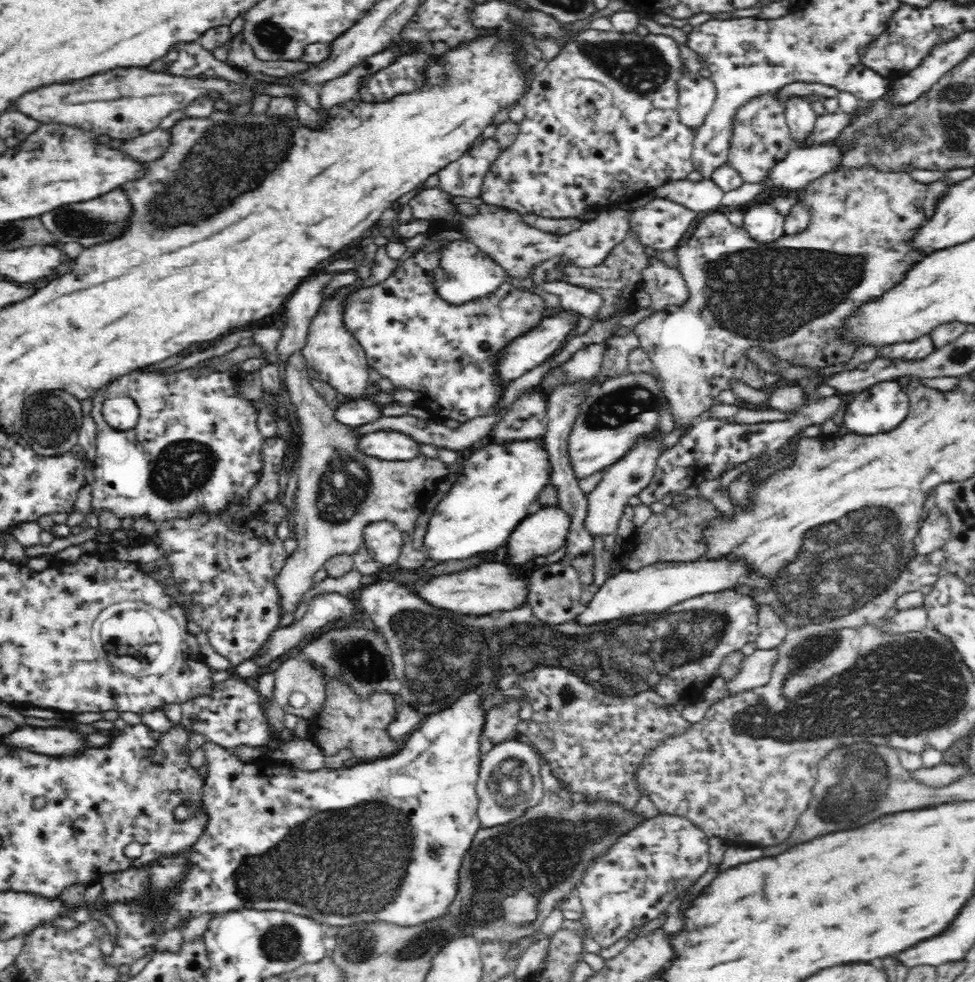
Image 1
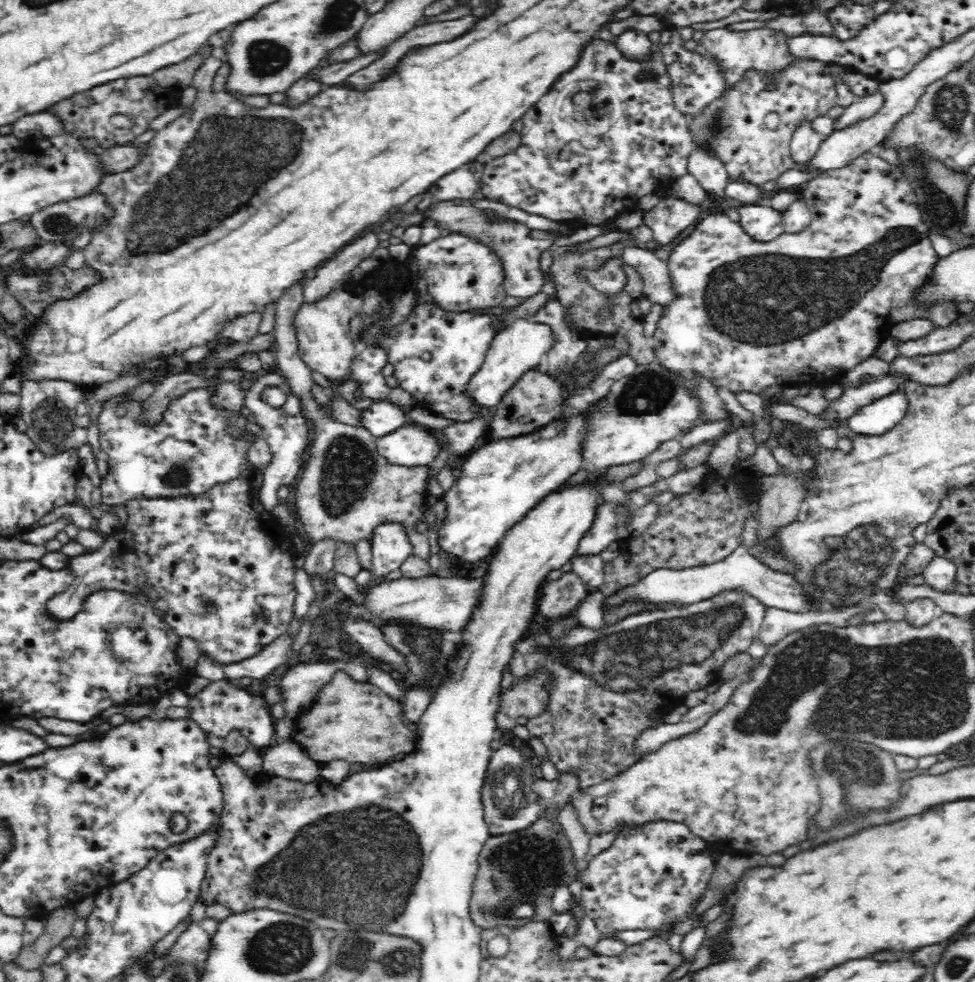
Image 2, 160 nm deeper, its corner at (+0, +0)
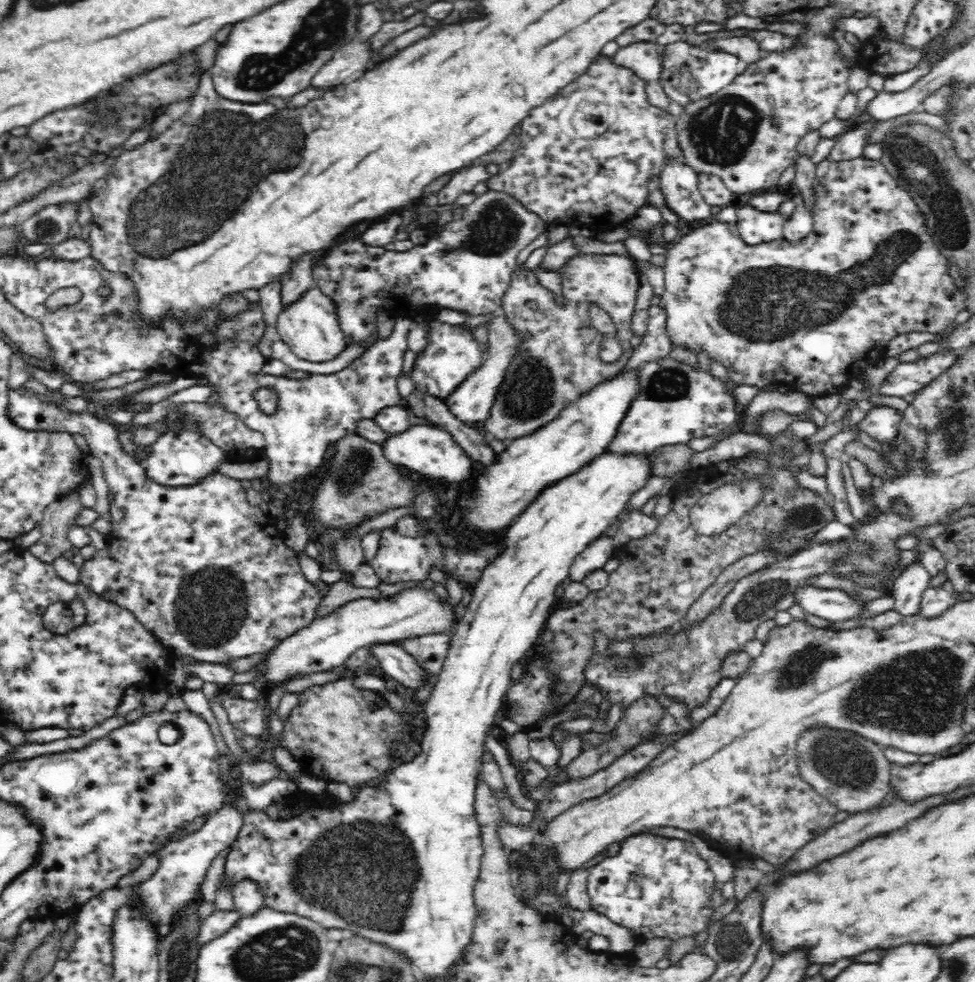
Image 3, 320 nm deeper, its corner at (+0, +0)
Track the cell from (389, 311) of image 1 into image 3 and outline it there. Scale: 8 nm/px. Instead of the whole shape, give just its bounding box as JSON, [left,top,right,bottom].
[410,319,484,401]

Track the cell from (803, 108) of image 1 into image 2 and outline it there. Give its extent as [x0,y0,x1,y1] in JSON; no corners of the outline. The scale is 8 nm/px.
[790,119,827,170]

